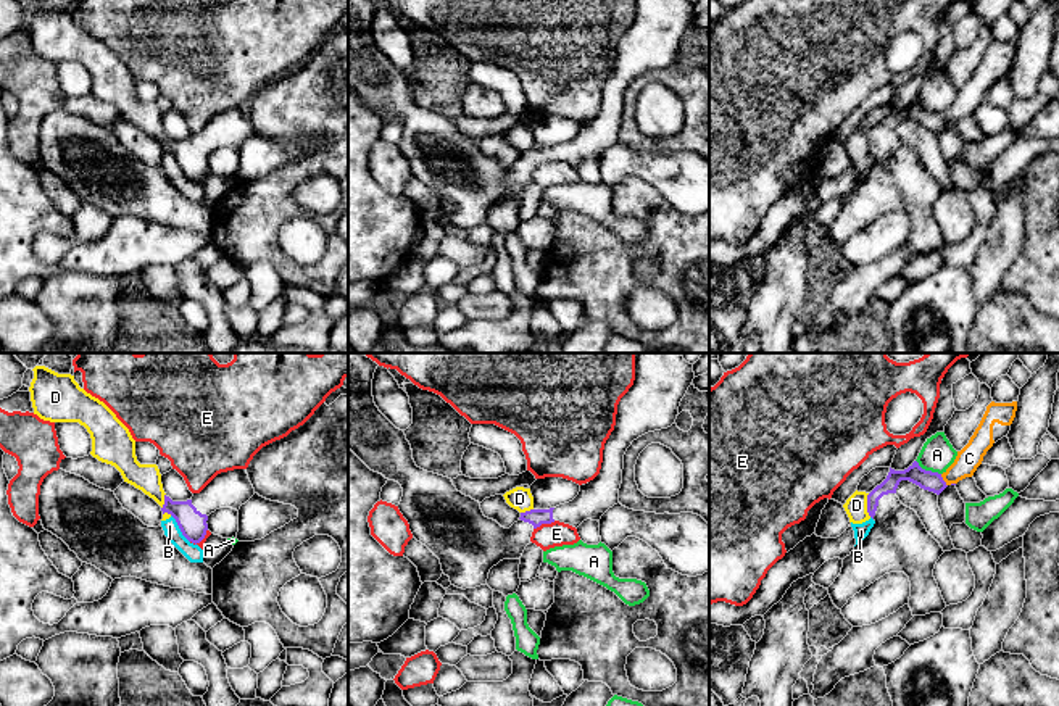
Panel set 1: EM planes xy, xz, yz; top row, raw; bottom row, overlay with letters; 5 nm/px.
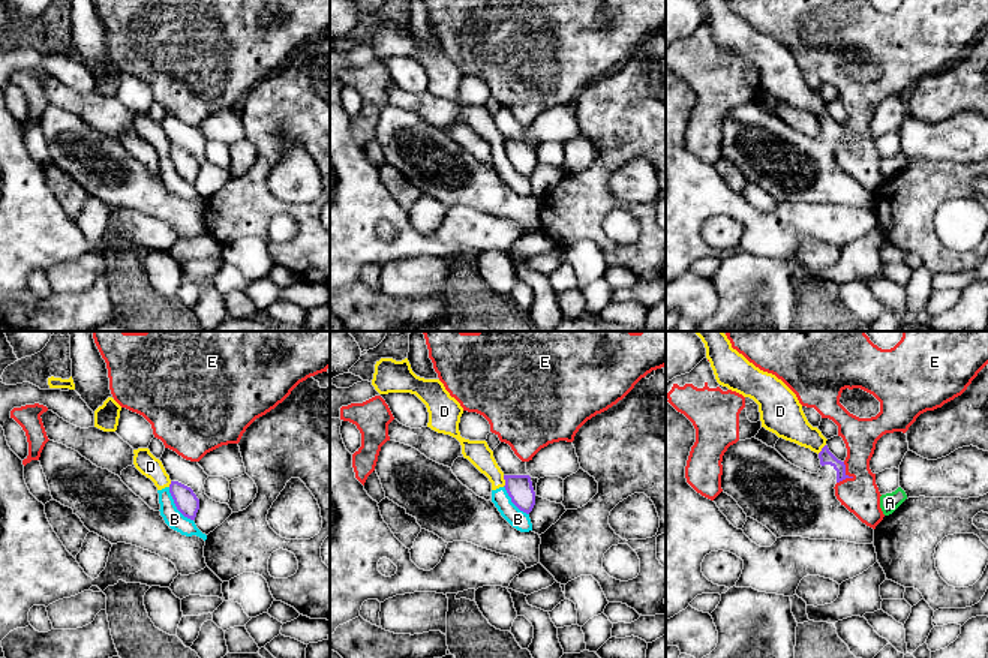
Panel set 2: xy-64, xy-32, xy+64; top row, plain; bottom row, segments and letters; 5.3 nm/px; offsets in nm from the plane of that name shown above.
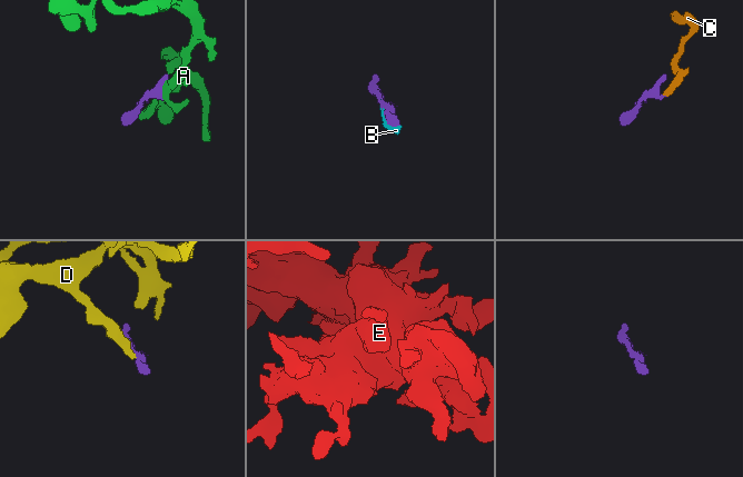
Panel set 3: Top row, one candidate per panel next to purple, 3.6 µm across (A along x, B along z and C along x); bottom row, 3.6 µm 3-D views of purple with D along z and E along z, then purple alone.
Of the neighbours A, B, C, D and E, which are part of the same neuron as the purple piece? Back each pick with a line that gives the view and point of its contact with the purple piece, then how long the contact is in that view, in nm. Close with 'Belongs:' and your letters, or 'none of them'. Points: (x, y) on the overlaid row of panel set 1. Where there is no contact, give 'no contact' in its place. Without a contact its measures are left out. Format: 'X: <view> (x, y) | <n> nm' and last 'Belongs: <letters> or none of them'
C: yz (943, 481) | 70 nm
Belongs: C

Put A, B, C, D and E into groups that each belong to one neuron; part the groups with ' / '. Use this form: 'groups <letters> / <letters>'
groups A / B D / C / E

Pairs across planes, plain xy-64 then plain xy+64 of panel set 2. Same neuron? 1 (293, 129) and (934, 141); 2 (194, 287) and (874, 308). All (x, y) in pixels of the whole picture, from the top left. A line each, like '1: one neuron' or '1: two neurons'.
1: two neurons
2: one neuron

